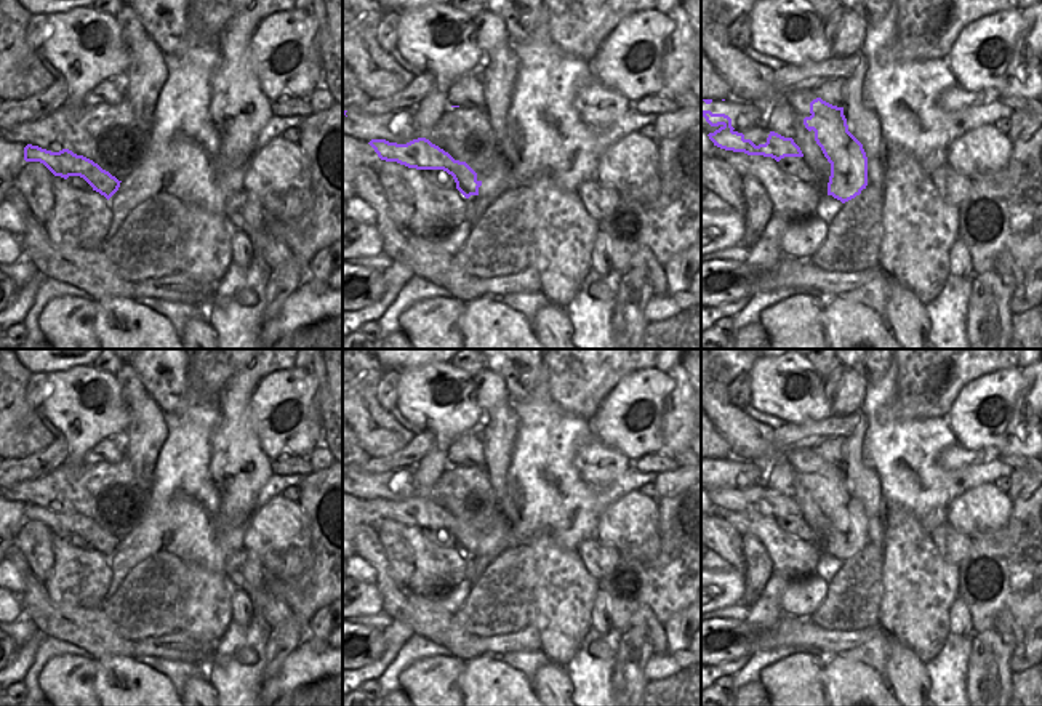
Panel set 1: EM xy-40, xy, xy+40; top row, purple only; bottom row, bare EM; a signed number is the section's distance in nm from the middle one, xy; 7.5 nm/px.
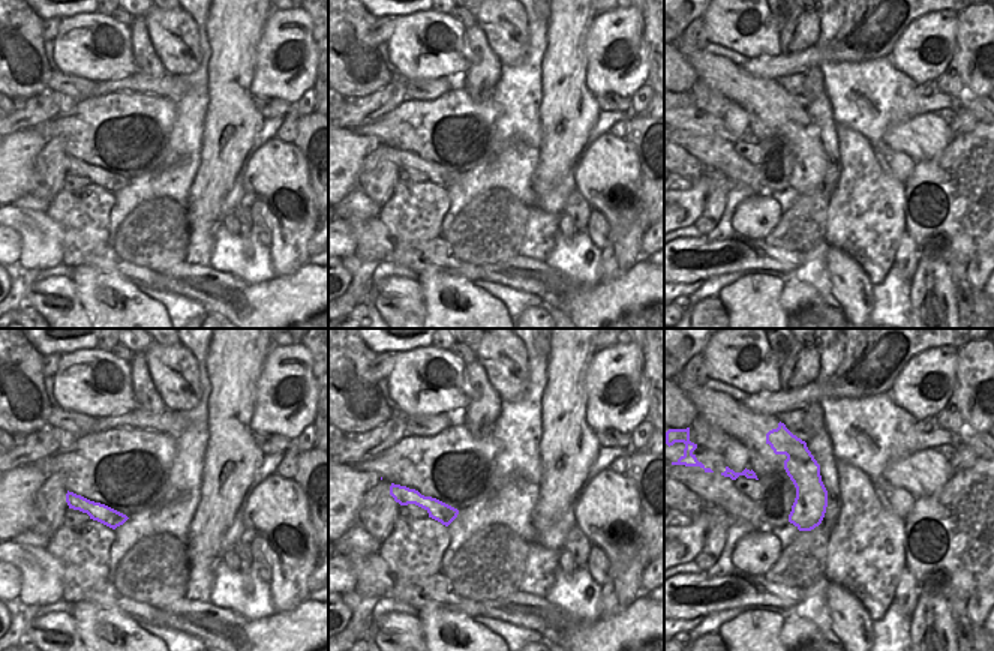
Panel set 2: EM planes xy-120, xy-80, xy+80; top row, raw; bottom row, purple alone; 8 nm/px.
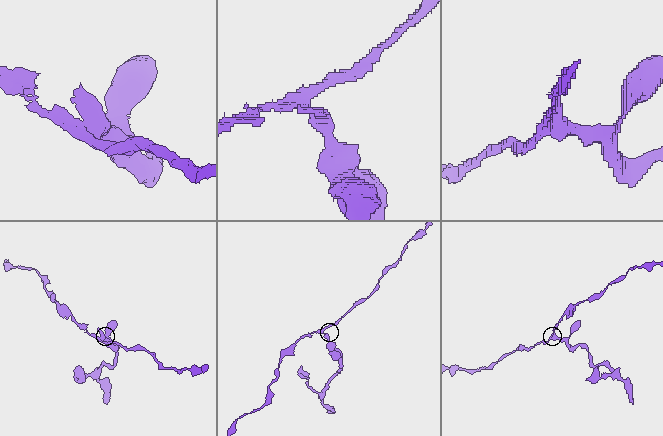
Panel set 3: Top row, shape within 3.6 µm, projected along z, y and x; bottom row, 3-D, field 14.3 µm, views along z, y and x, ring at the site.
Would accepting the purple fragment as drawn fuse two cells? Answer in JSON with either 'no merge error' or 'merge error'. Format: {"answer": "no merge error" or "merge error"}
{"answer": "merge error"}

